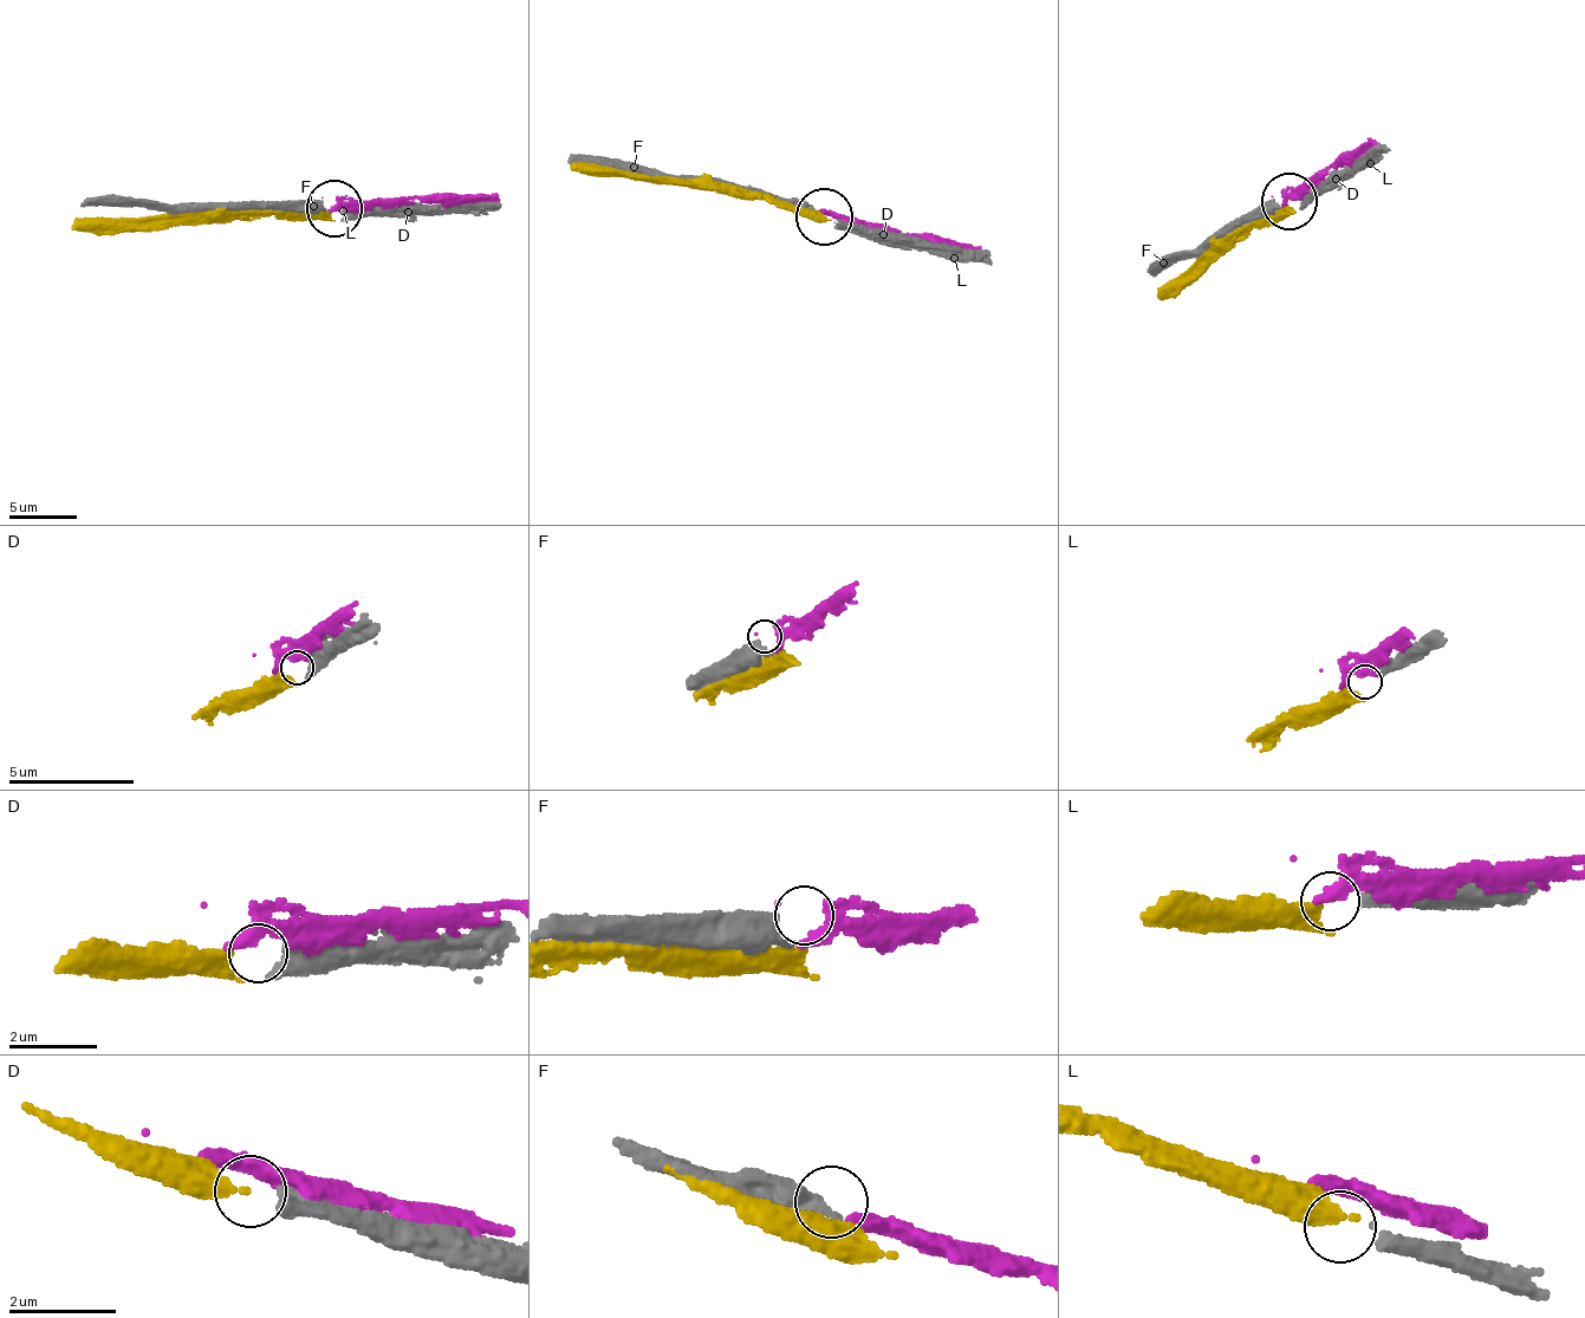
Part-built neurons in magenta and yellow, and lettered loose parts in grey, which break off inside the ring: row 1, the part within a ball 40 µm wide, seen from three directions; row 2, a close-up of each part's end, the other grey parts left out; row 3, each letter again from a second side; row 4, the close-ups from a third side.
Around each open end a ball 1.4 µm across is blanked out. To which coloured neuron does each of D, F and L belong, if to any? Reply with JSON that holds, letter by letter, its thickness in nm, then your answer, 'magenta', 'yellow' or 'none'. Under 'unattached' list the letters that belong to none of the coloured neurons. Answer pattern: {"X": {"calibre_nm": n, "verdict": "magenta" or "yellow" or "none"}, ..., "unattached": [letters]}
{"D": {"calibre_nm": 440, "verdict": "yellow"}, "F": {"calibre_nm": 360, "verdict": "magenta"}, "L": {"calibre_nm": 320, "verdict": "none"}, "unattached": ["L"]}

